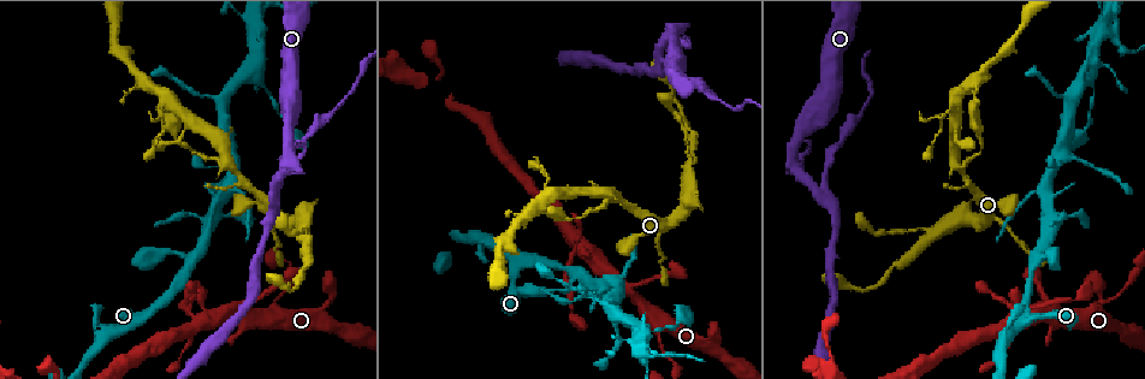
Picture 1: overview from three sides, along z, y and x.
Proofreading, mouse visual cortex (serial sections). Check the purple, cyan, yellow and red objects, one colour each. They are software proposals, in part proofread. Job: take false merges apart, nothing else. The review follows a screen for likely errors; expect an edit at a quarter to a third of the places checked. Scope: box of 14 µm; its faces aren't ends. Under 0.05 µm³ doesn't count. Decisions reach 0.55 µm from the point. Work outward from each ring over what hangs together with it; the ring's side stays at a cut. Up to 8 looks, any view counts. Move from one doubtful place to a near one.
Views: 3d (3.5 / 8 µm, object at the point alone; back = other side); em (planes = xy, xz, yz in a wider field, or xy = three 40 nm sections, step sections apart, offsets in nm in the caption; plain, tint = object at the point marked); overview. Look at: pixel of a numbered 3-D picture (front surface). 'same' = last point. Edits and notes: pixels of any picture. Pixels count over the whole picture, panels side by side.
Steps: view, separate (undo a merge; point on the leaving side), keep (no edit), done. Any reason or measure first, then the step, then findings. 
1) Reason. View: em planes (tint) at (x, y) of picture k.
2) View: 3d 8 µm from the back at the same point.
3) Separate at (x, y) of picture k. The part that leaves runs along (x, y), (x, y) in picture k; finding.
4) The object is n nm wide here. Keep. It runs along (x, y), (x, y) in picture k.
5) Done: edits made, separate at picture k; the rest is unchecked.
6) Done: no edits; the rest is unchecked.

Three-way junction. View: 3d 3.5 µm at (233, 167) of picture 1.

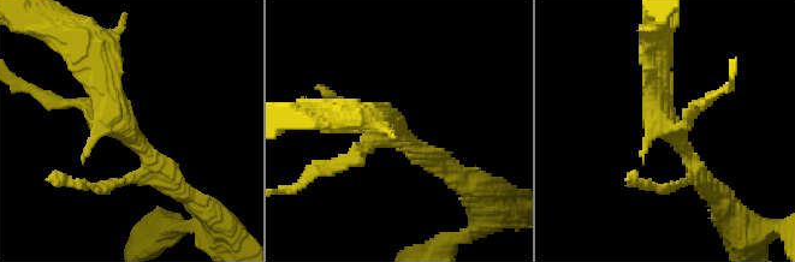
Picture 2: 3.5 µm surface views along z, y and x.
View: em xy step 3 (tint) at (126, 130) of picture 2.

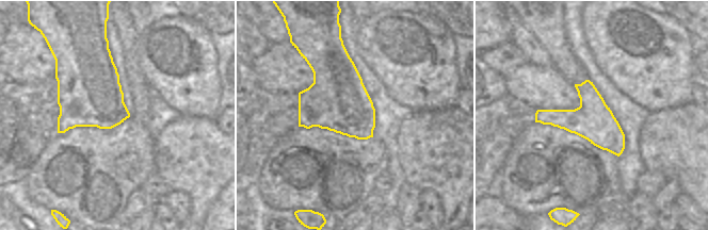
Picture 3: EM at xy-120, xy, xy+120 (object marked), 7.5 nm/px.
Cut it another way. View: em xy step 2 (tint) at the same point.

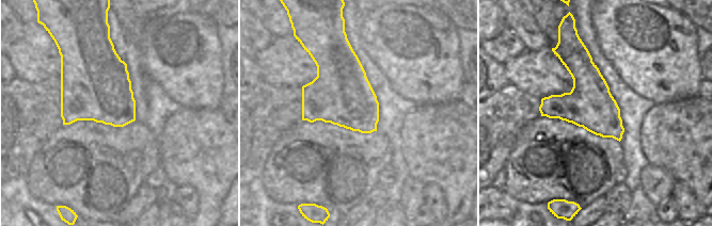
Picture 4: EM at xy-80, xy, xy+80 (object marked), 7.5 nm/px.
Keep. It runs along (173, 185), (110, 107), (95, 59) in picture 2; continuous, no second cell.

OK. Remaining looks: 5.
Three arms meet. View: 3d 3.5 µm at (818, 190) of picture 1.

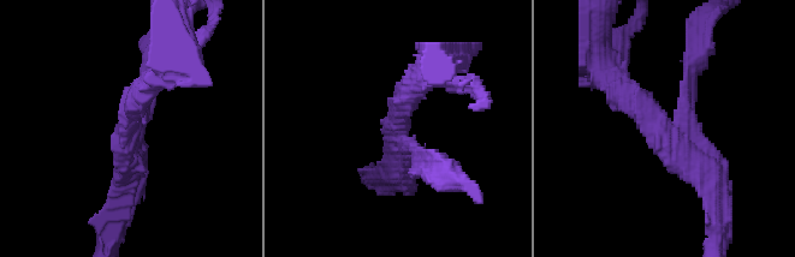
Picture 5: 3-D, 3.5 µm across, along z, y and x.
3 arms meet here; the arms are 200, 350, 350 nm wide; now the EM. View: em xy step 2 (tint) at (667, 137) of picture 5.

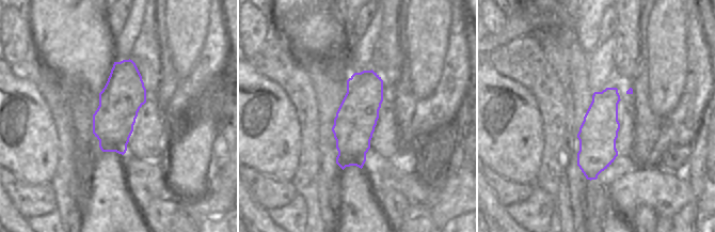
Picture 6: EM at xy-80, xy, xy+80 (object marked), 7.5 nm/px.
Separate at (687, 81) of picture 5. The part that leaves runs along (678, 123), (700, 28) in picture 5; a second cell is stuck on.

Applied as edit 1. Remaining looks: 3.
Side arm on a straight run. View: 3d 3.5 µm at (1058, 151) of picture 1.

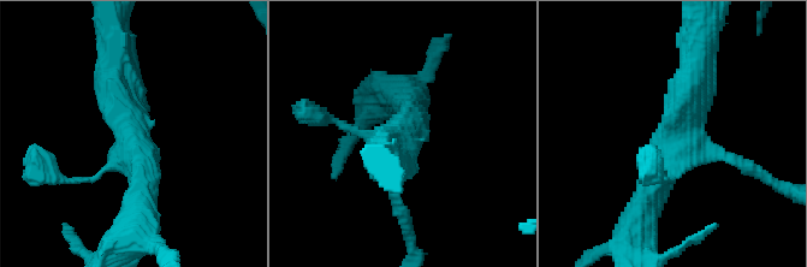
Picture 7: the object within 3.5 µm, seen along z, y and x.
Need the tissue. View: em xy step 2 (tint) at (672, 140) of picture 7.

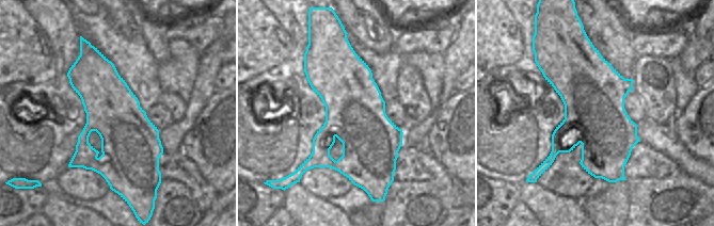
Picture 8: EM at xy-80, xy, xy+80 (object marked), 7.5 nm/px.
The object is 440 nm wide here. Keep. It runs along (644, 208), (683, 120), (693, 64) in picture 7; one cell here.

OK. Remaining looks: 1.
Done: edits made, separate at picture 5; the rest is unchecked.

